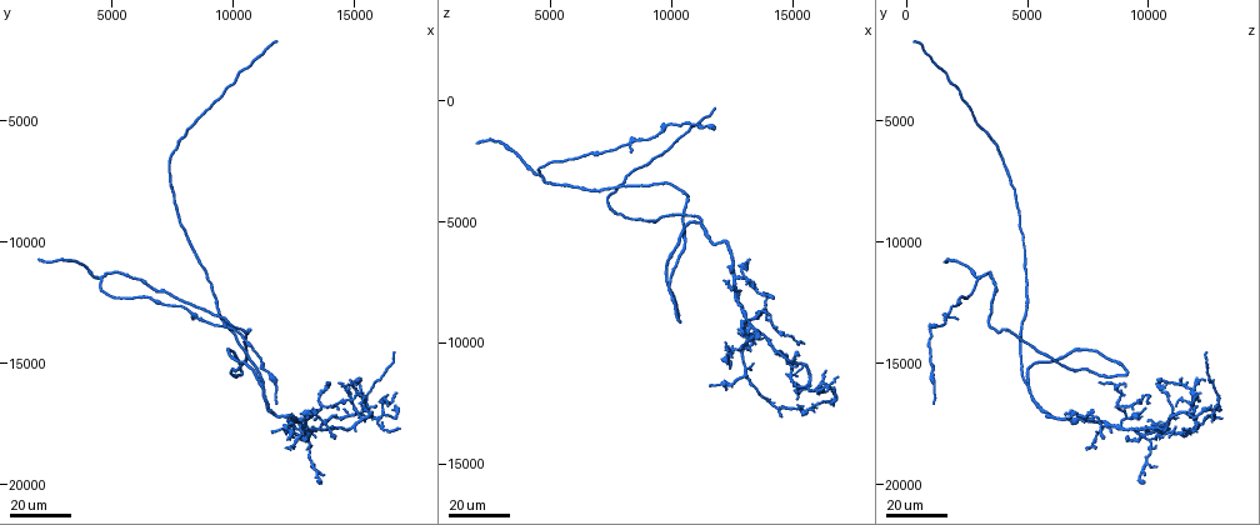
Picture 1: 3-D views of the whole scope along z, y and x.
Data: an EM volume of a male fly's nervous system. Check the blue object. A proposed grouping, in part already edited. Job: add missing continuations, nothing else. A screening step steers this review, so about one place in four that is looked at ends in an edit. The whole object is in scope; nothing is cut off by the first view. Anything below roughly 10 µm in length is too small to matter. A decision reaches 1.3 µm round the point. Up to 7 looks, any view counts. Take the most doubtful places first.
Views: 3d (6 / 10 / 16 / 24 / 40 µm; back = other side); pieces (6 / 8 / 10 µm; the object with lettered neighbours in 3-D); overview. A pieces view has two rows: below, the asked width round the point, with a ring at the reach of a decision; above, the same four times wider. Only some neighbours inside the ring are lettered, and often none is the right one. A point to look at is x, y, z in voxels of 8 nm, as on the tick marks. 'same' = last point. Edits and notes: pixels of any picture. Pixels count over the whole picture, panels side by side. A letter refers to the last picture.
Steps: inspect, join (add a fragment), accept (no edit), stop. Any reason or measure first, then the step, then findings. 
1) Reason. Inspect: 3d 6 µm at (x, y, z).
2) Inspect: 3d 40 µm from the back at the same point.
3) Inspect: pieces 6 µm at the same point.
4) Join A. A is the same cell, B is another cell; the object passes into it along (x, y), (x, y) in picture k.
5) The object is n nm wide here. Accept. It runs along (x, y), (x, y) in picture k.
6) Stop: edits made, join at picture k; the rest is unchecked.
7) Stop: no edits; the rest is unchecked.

Free end. Inspect: 3d 24 µm at (1900, 10600, 1800).

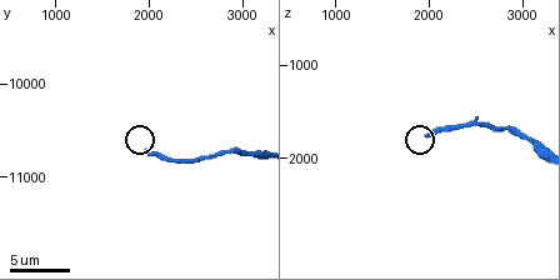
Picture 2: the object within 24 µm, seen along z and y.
Inspect: pieces 10 µm at (1950, 10750, 1750).

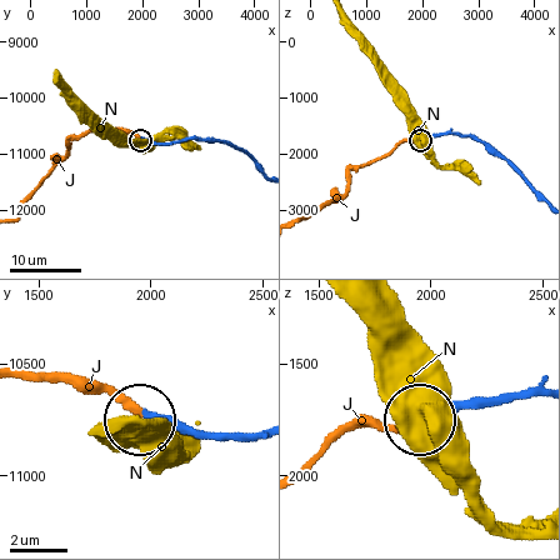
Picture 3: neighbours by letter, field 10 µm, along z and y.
Join J. J is the same cell, N is another cell; the object passes into it along (439, 134), (400, 143), (353, 168), (349, 188), (333, 201) in picture 3; the cell continues.

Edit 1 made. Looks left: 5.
Long arm stops here. Inspect: 3d 16 µm at (11800, 1800, 300).

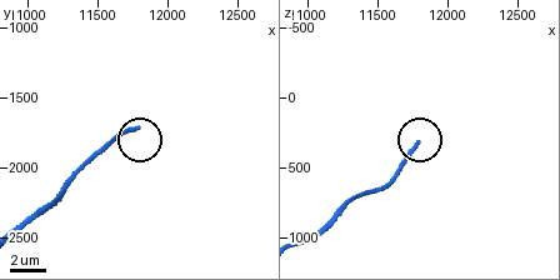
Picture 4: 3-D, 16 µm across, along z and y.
Inspect: pieces 6 µm at (11760, 1740, 320).

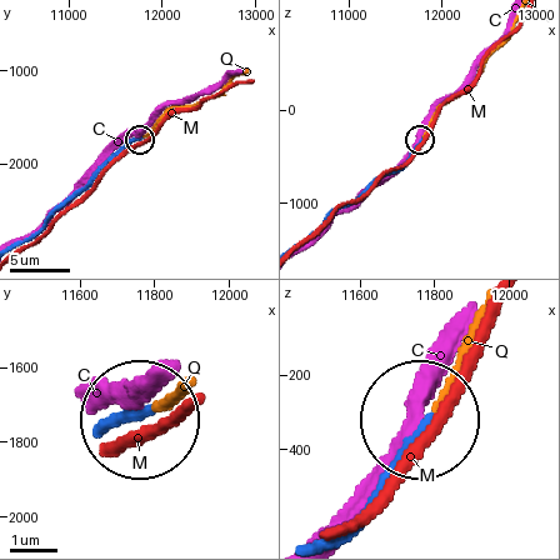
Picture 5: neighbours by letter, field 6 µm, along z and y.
Join Q. Q is the same cell, C and M are other cells; the object passes into it along (101, 429), (176, 385) in picture 5; it goes on there.

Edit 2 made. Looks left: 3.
Redraw. Inspect: overview.

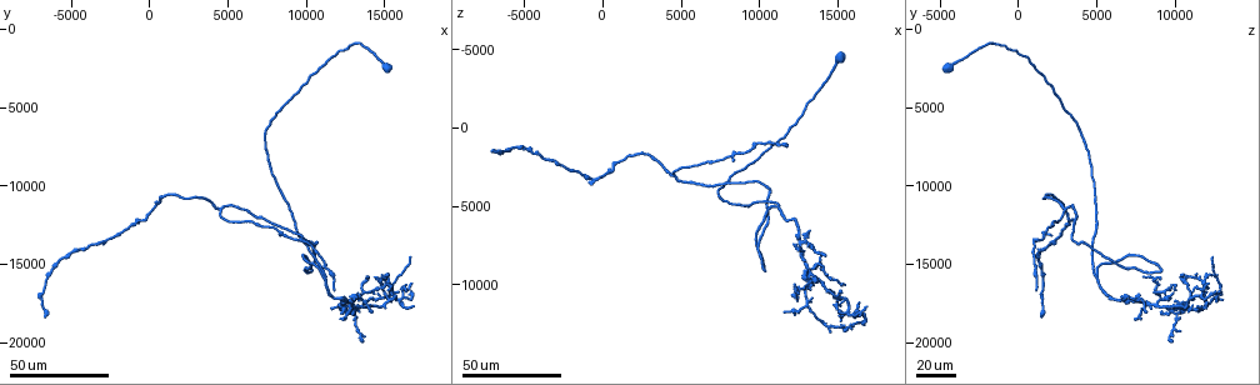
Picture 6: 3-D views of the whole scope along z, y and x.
End of a long branch. Inspect: 3d 40 µm at (15000, 16600, 10000).

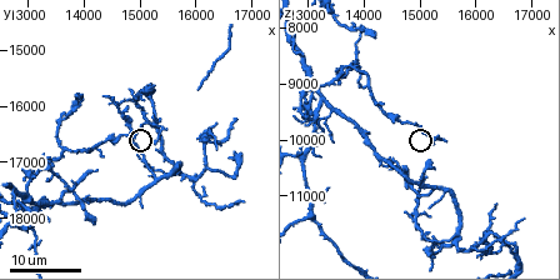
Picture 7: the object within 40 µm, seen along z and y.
Inspect: pieces 6 µm at (15250, 16650, 10050).

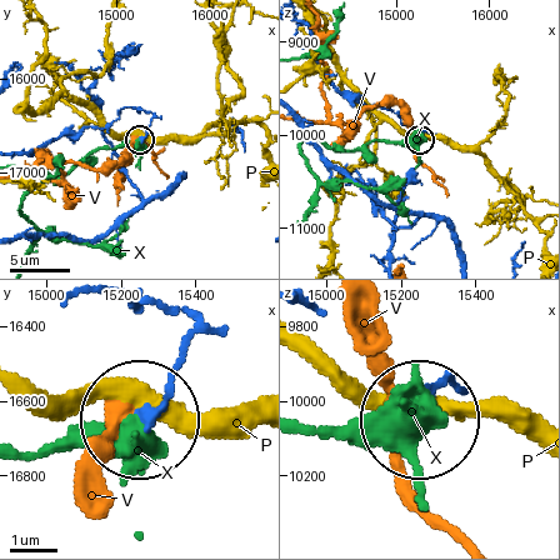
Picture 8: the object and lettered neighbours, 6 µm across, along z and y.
Accept. P, V and X are other cells; it runs along (156, 301), (191, 334), (164, 394), (136, 414) in picture 8; no lettered fragment goes on from it.

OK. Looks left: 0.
Stop: edits made, join at picture 3, join at picture 5; the rest is unchecked.

